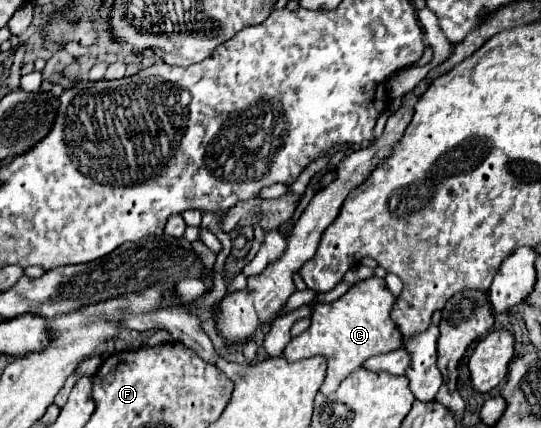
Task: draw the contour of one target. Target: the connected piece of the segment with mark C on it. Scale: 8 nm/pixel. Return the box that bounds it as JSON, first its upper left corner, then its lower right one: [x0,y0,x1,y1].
[284,278,402,394]

